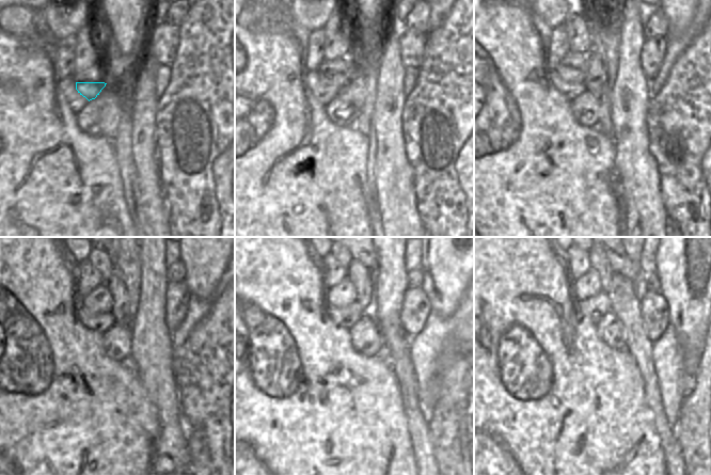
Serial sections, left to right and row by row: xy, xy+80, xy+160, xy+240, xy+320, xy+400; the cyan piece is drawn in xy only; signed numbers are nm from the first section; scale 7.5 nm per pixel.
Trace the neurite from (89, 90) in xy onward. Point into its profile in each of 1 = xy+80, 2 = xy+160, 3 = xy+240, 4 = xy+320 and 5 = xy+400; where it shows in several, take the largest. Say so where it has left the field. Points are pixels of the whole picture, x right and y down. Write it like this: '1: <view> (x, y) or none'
1: xy+80 (335, 73)
2: xy+160 (572, 68)
3: xy+240 (99, 300)
4: xy+320 (342, 295)
5: xy+400 (588, 285)

